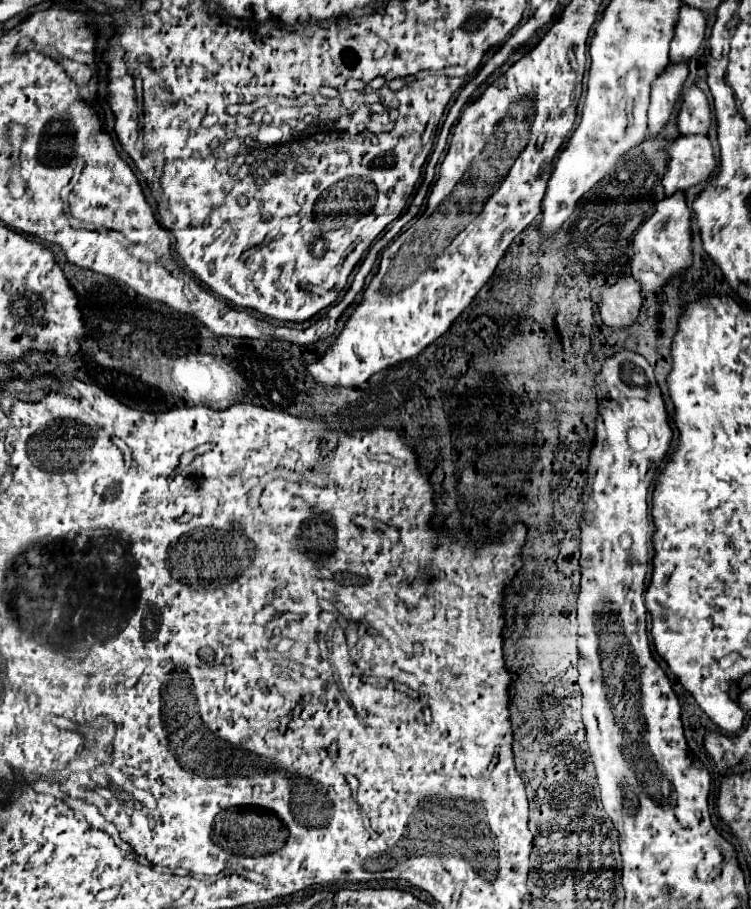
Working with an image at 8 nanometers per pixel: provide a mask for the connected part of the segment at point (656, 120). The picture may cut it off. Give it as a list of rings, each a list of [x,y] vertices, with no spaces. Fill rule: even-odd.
[[[666,65],[666,69],[654,79],[652,99],[648,109],[648,127],[650,133],[660,133],[666,125],[678,97],[682,91],[682,83],[688,77],[688,65]]]

